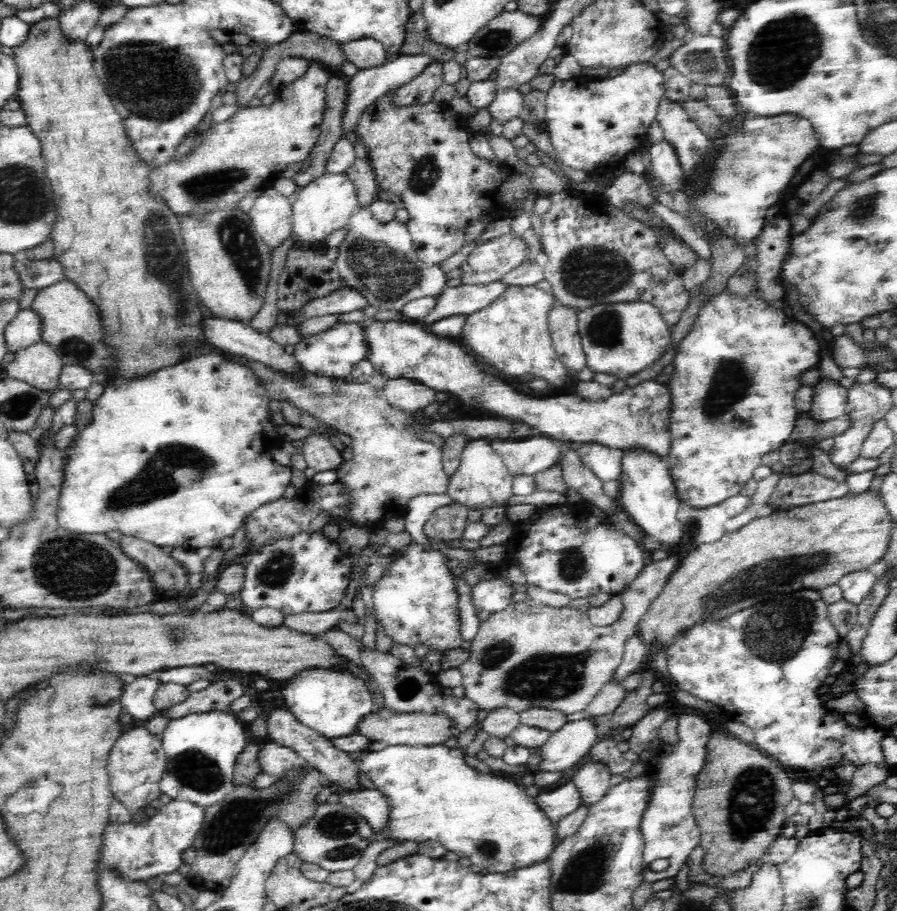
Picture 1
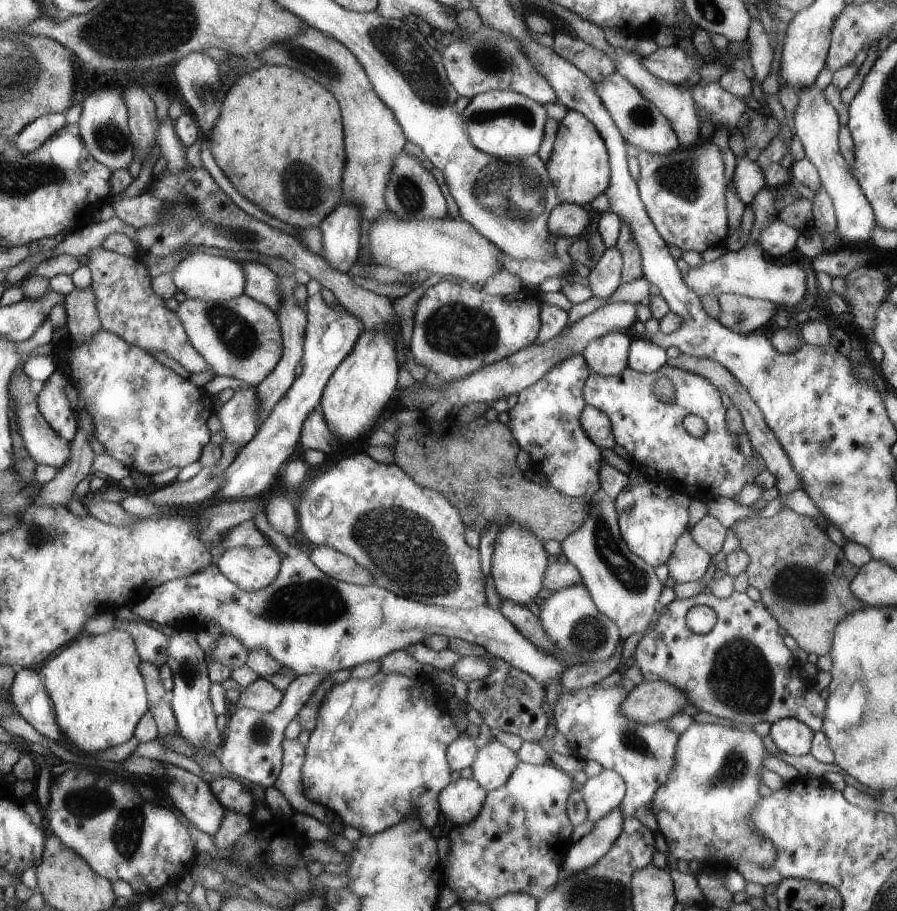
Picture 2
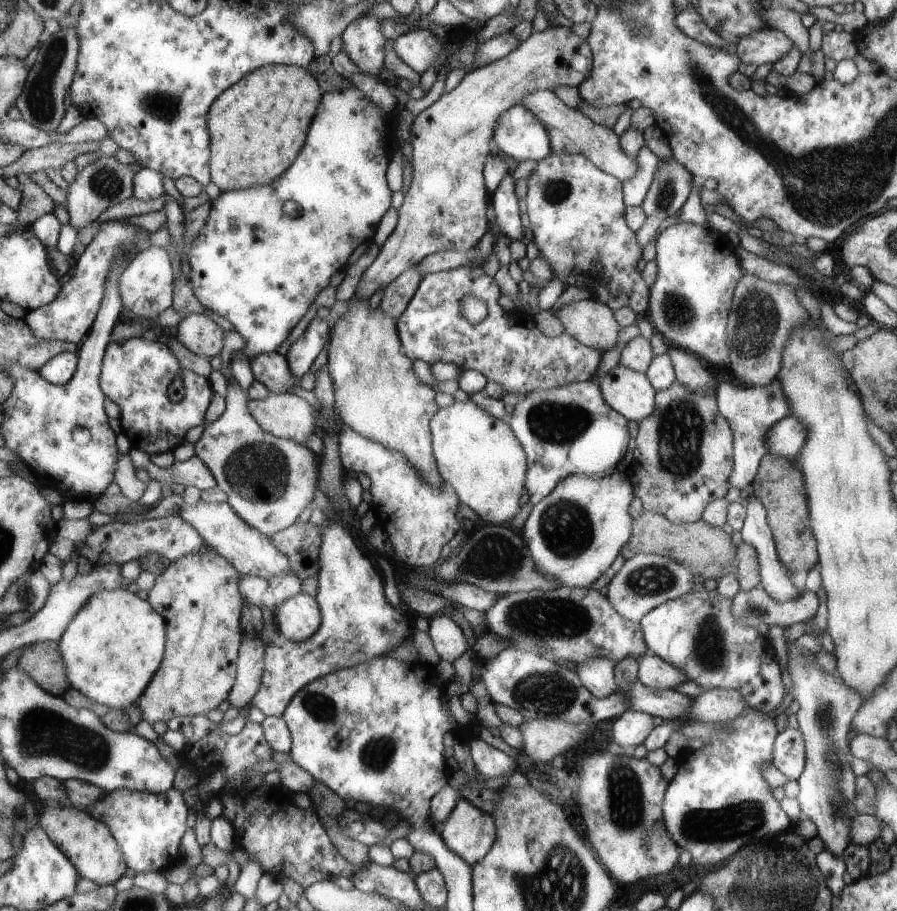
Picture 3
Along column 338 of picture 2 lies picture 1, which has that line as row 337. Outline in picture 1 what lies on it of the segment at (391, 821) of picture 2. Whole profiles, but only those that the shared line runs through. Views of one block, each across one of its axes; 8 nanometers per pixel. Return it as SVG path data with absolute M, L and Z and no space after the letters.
M724 292L720 295L714 295L705 302L698 311L697 318L692 324L692 330L676 346L677 349L671 362L674 371L671 373L667 385L670 390L673 390L669 426L671 446L670 452L667 453L667 461L670 463L672 478L675 480L675 488L681 501L694 506L694 508L708 508L708 506L720 504L727 498L740 495L742 486L752 478L752 472L761 465L762 456L780 448L790 438L791 432L794 430L794 422L800 413L794 404L796 392L803 387L798 376L804 369L810 369L814 365L820 366L822 345L821 337L816 336L809 326L796 321L788 314L788 311L782 312L782 310L767 306L766 302L759 302L753 296L753 292L747 296Z

